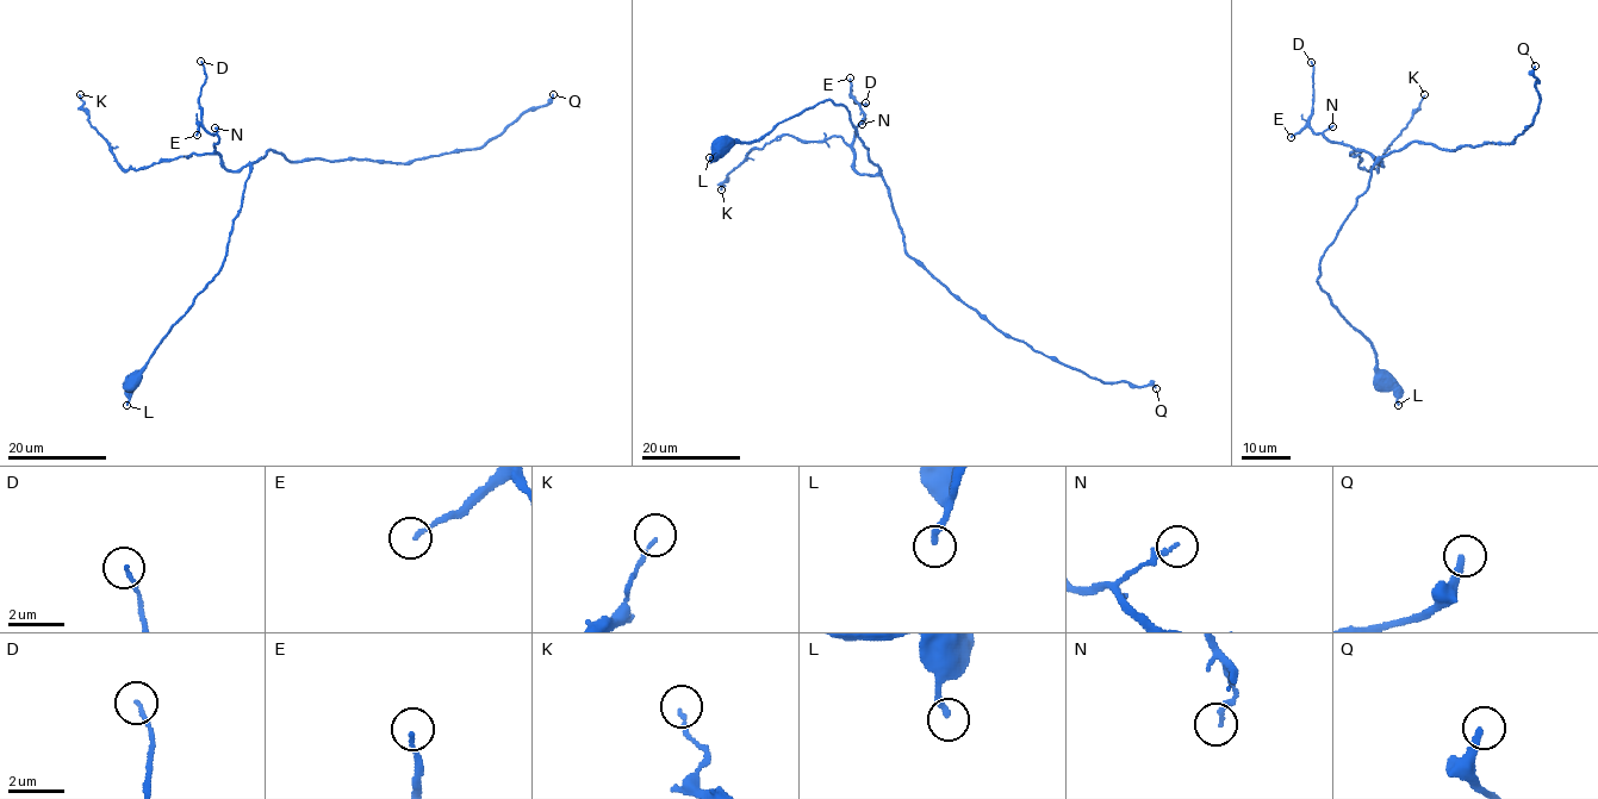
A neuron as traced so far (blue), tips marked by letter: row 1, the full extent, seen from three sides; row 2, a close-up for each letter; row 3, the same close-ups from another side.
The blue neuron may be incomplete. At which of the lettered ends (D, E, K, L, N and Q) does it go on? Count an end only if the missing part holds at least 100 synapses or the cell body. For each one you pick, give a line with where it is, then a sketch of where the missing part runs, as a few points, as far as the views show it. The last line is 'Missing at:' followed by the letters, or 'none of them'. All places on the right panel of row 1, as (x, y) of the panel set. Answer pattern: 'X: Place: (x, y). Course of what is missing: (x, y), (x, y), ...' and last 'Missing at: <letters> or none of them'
Q: Place: (1535, 66)
Missing at: Q

